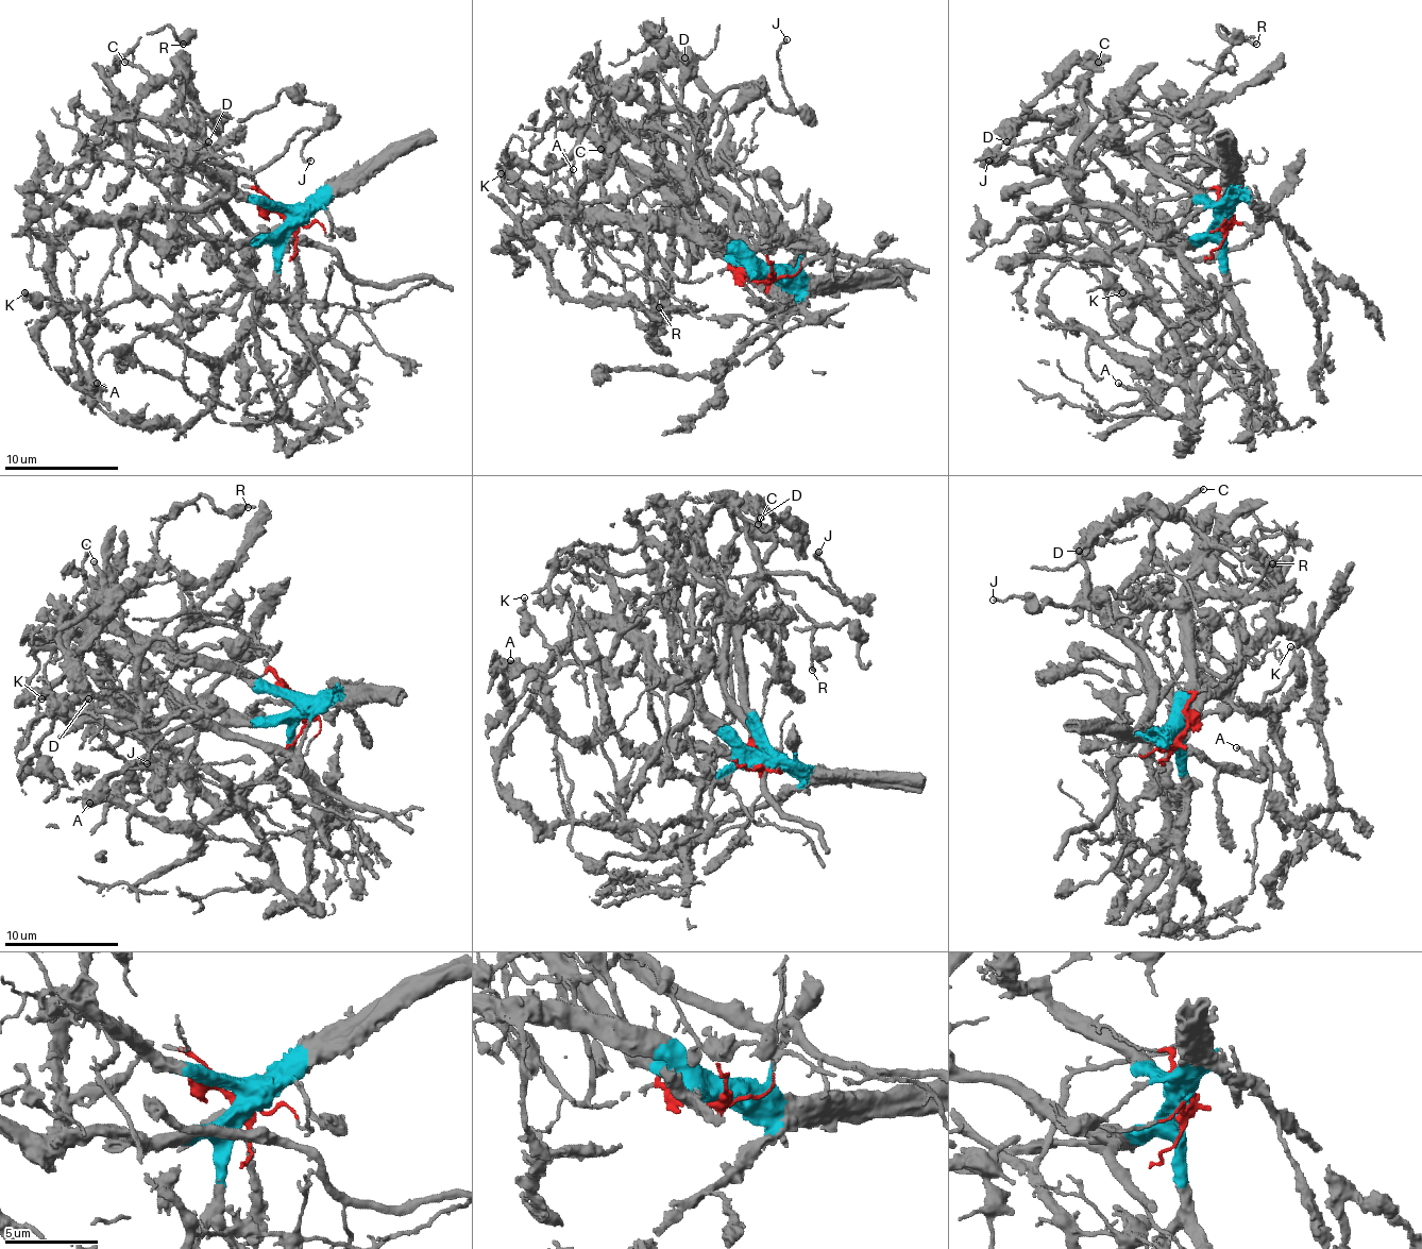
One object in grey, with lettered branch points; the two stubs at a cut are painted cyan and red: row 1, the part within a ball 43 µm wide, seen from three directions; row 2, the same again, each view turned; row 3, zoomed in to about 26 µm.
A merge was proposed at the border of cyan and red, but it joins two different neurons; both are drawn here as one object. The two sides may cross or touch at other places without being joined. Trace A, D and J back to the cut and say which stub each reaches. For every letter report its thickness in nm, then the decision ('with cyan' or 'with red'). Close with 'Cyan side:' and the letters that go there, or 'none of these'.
A: 200 nm thick; with red
D: 550 nm thick; with cyan
J: 190 nm thick; with red
Cyan side: D

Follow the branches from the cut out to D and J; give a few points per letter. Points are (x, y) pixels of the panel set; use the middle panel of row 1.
D: (763, 279), (757, 273), (731, 265), (591, 124), (593, 110), (622, 81), (654, 76), (686, 58)
J: (763, 279), (794, 273), (809, 233), (745, 219), (703, 138), (731, 87), (785, 110), (785, 38)

